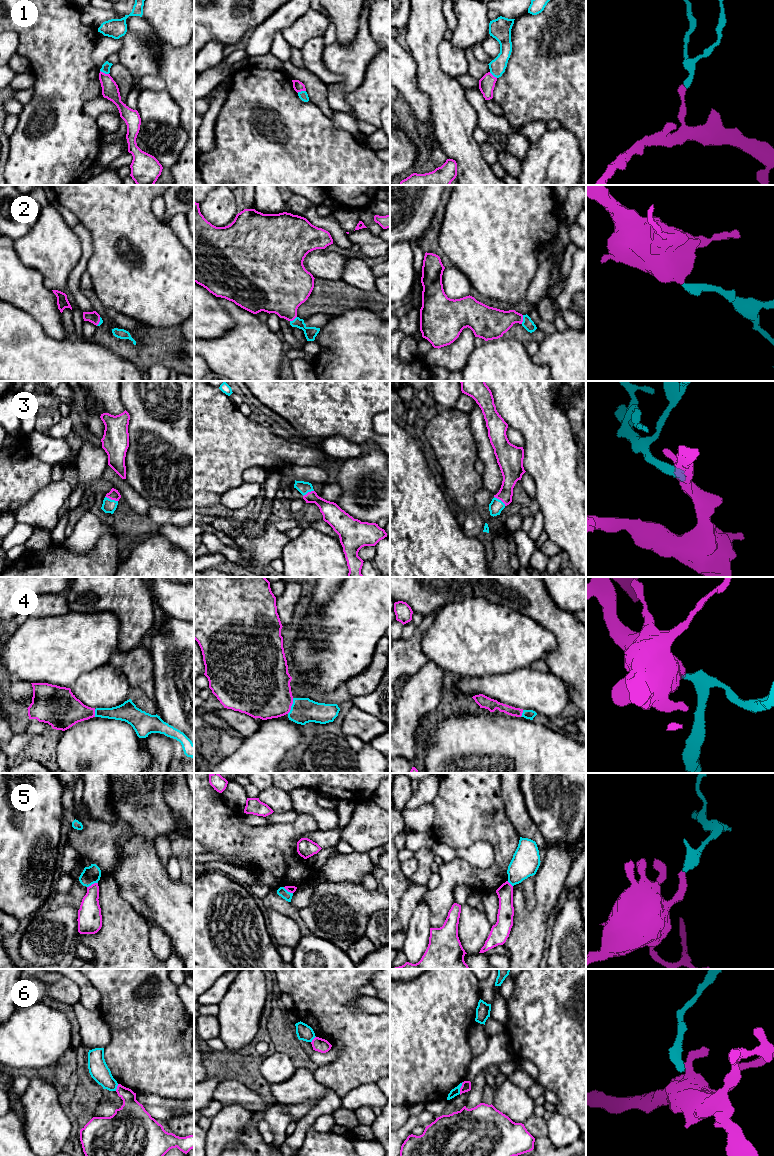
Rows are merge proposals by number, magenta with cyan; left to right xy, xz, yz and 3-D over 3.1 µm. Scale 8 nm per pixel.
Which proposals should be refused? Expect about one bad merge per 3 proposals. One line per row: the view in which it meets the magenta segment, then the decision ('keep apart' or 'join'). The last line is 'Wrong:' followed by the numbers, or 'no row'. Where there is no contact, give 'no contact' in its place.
1: meets magenta in xy; keep apart
2: meets magenta in yz; join
3: meets magenta in xy; join
4: meets magenta in xz; join
5: meets magenta in xy; keep apart
6: meets magenta in yz; keep apart
Wrong: 1, 5, 6

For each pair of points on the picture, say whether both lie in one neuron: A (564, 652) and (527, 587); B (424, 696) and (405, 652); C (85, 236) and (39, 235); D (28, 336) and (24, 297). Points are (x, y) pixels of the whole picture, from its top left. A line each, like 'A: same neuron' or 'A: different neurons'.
A: same neuron
B: different neurons
C: different neurons
D: different neurons

